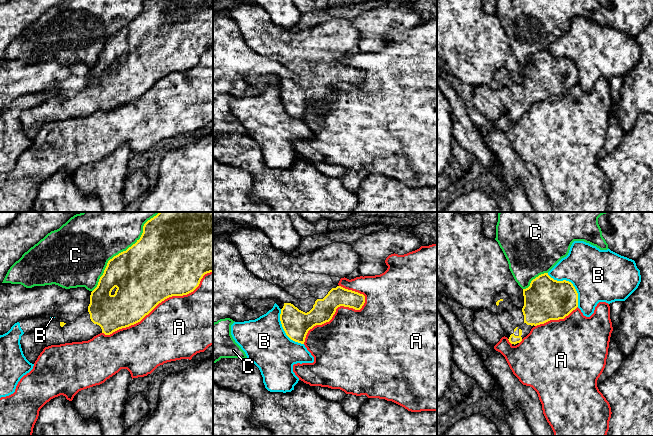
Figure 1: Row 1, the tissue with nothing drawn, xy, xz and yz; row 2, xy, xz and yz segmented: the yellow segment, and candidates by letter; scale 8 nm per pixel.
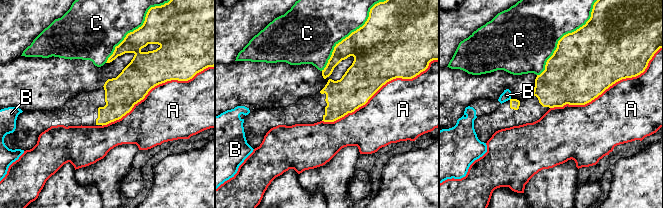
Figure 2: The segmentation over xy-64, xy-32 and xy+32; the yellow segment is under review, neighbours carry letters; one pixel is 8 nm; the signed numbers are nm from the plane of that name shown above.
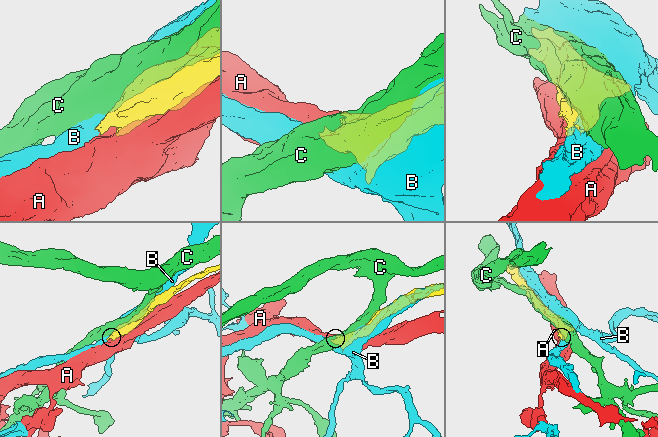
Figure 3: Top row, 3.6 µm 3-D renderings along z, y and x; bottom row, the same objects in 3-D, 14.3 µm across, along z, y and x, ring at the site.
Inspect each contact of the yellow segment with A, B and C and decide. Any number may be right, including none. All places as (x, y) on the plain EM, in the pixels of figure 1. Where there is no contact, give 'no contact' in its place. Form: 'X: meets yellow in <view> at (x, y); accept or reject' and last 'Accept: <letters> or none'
A: meets yellow in xy at (159, 78); reject
B: meets yellow in yz at (571, 59); reject
C: meets yellow in xy at (116, 31); reject
Accept: none

